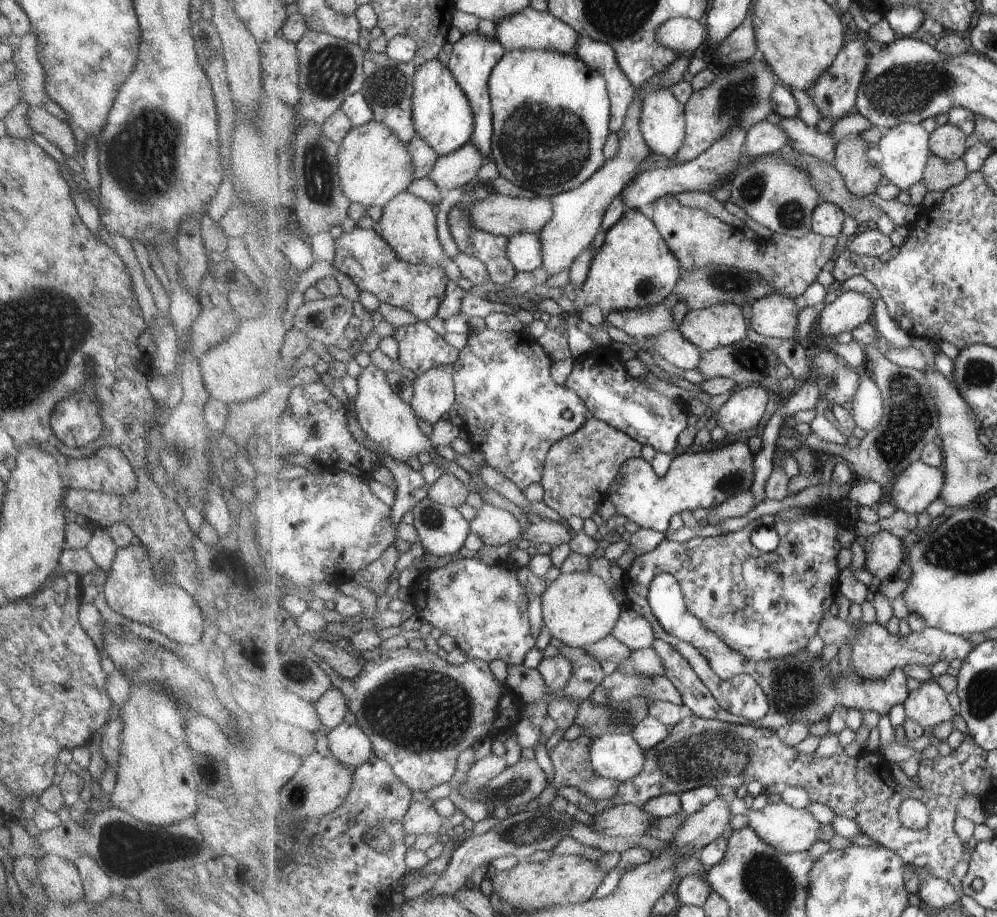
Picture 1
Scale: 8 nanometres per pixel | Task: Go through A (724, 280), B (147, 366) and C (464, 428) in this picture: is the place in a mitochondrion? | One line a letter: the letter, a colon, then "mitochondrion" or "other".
A: mitochondrion
B: other
C: other

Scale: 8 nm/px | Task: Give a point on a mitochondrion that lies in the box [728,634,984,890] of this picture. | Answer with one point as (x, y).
(797, 689)

